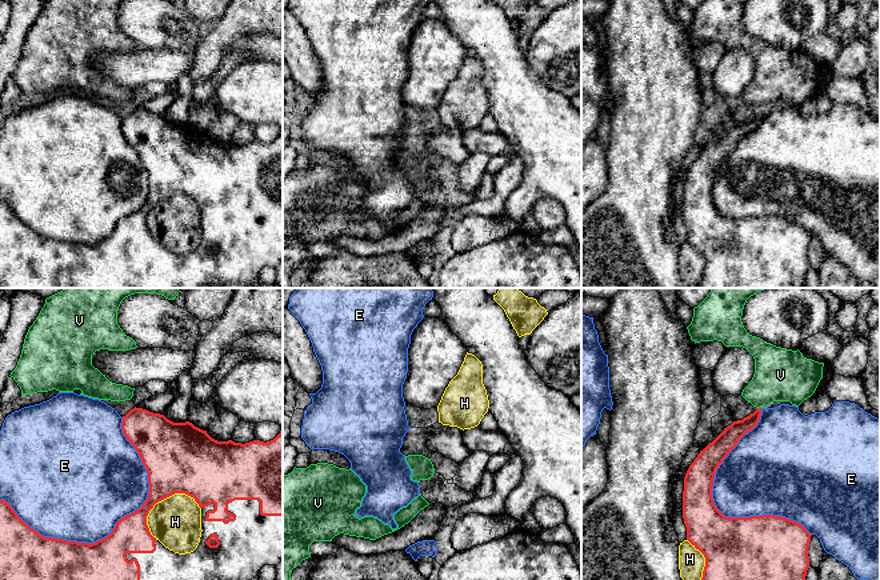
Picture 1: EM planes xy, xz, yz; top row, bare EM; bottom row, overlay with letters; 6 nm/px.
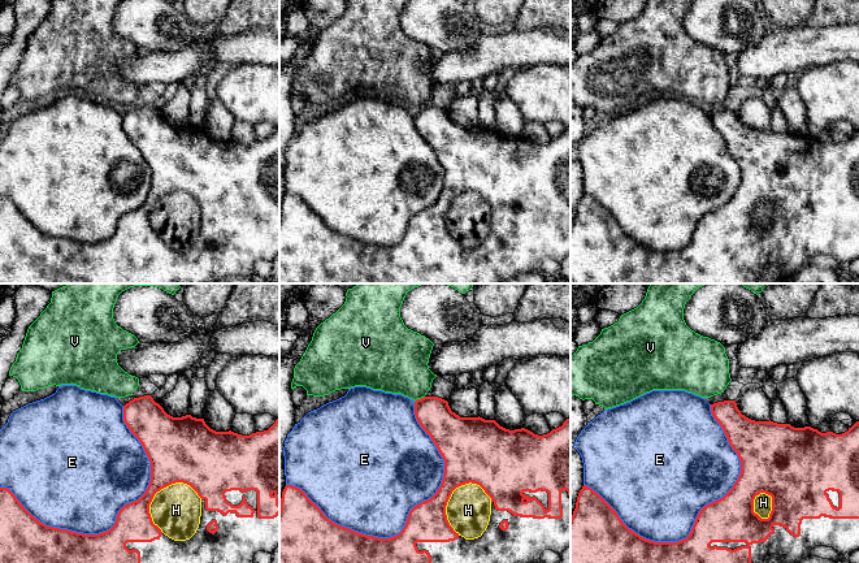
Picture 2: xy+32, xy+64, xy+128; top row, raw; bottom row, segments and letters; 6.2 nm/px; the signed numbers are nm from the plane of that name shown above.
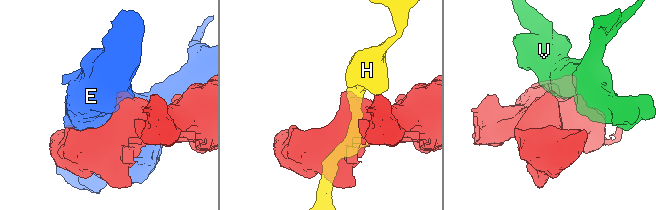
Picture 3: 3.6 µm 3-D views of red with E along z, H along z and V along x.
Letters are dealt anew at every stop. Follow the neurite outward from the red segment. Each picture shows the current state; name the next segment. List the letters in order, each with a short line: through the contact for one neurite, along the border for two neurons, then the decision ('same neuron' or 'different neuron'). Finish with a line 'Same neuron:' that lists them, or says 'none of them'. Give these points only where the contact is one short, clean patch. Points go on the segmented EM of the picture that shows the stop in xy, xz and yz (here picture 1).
E: different neuron
H: different neuron
V: yz (760, 407), (758, 410) | different neuron
Same neuron: none of them

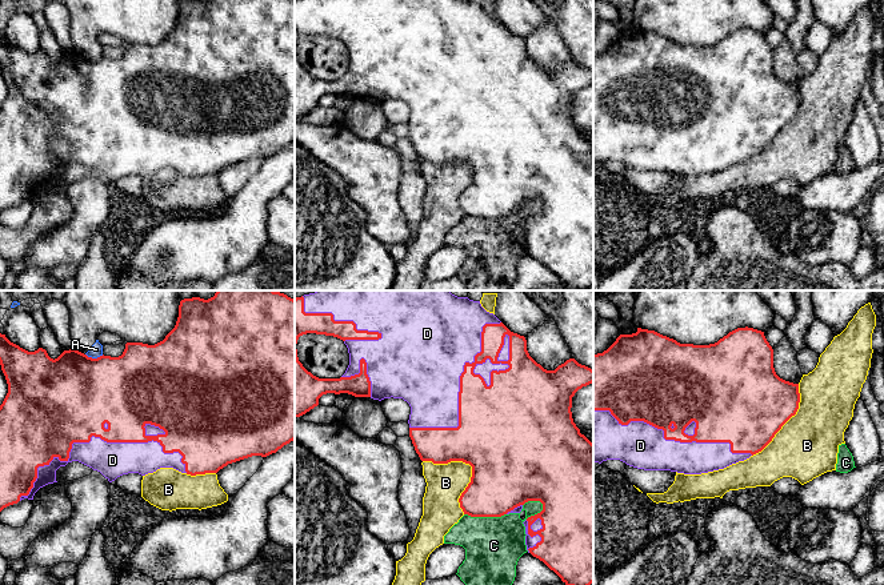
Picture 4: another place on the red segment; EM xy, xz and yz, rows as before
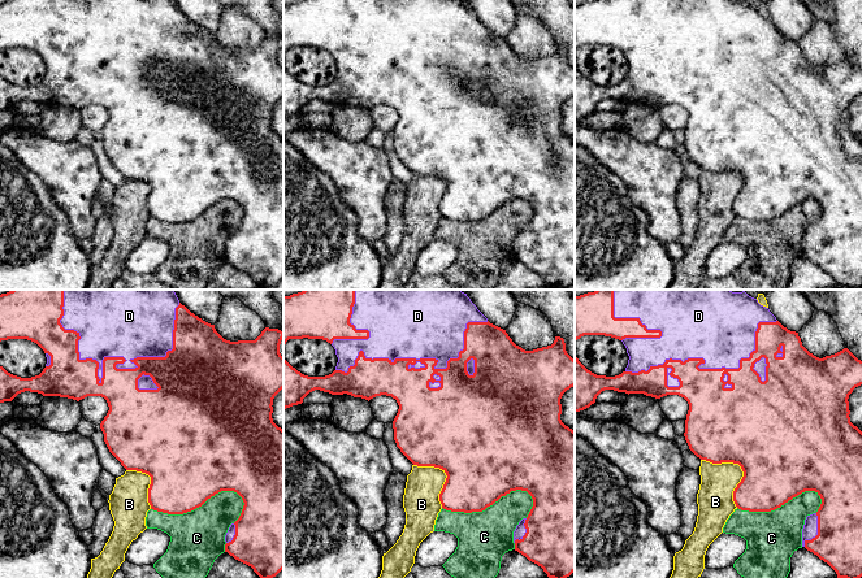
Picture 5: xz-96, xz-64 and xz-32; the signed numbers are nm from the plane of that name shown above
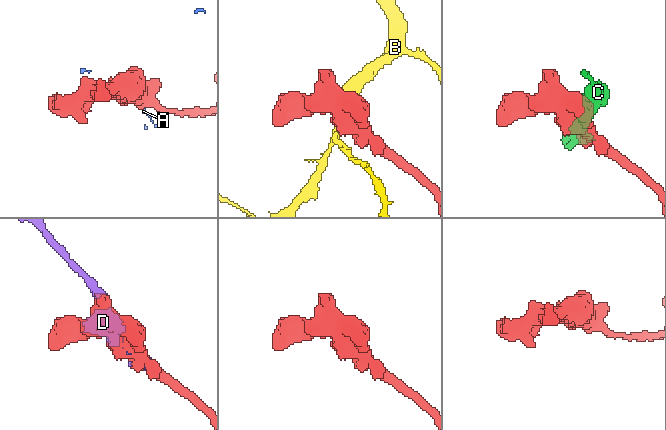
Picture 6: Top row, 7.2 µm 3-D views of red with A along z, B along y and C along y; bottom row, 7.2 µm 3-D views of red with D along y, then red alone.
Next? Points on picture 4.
A: different neuron
B: different neuron
C: different neuron
D: same neuron
Same neuron: D

